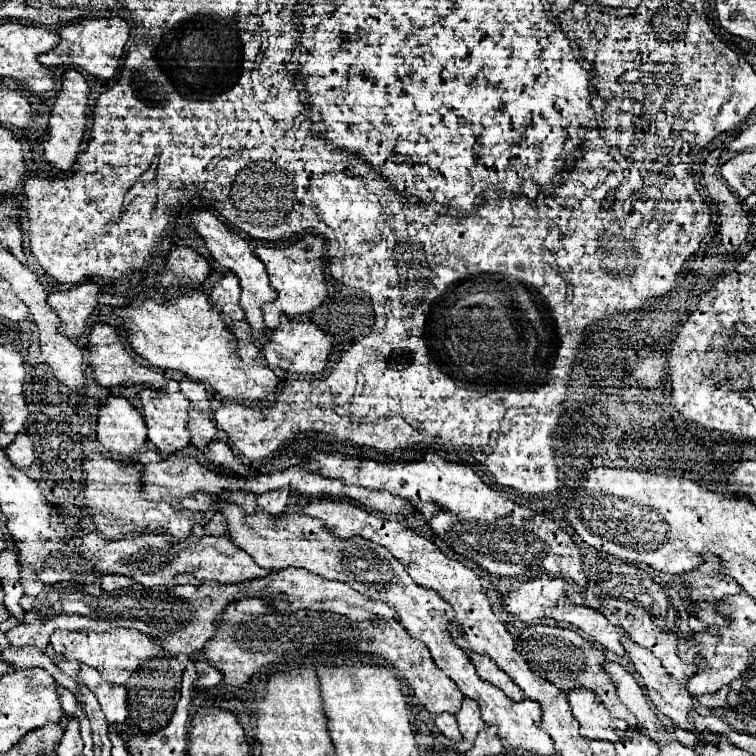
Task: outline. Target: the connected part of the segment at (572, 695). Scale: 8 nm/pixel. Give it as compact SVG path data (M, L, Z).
M579 688L567 694L571 712L581 726L581 736L587 740L617 742L621 734L629 734L631 728L625 720L611 718L609 712L597 704L595 694L587 688Z

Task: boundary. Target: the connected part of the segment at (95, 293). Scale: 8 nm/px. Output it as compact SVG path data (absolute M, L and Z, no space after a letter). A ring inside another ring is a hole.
M91 282L65 292L49 294L47 302L61 318L59 332L71 340L79 340L85 334L87 326L91 326L93 312L99 305L99 294L99 286Z

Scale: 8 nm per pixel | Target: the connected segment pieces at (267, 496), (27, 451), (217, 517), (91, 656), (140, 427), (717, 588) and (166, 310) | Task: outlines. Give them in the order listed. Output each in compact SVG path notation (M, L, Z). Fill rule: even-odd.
M273 490L257 496L257 510L273 514L273 518L277 518L277 514L283 514L287 510L287 504L289 504L289 490Z
M19 432L15 442L11 446L5 448L7 458L21 470L27 470L33 464L33 446L31 446L31 438L25 432Z
M213 514L213 518L203 526L203 534L217 534L219 538L229 538L229 530L225 530L225 518L221 518L221 514Z
M115 628L115 630L107 630L107 632L57 630L51 636L51 646L63 658L69 658L69 660L75 658L75 660L99 670L99 674L107 682L113 682L113 684L125 684L141 668L139 664L143 664L143 662L149 662L159 656L167 658L167 652L159 642L153 642L153 638L141 634L139 630L133 630L133 628Z
M111 396L99 410L97 440L113 456L131 458L147 442L147 426L129 400Z
M705 556L705 566L699 566L693 572L685 574L685 584L691 588L689 598L693 602L721 600L725 596L743 592L733 578L729 578L727 574L721 574L719 566L721 566L719 558Z
M189 290L189 292L181 294L181 298L177 298L175 302L145 300L141 306L129 306L129 308L119 310L119 316L123 318L121 326L129 334L129 342L133 346L133 350L139 356L143 356L145 360L149 360L151 366L179 370L195 382L207 382L223 398L233 398L233 400L269 400L269 398L273 398L279 378L273 374L273 370L267 364L245 362L245 360L237 358L237 354L235 354L237 340L227 330L221 314L211 306L209 298L203 292Z

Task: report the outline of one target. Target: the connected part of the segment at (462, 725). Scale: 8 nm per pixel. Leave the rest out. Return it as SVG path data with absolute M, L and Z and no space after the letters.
M463 698L463 704L457 710L455 720L457 720L459 730L461 730L461 736L465 740L475 740L477 732L485 728L485 722L481 720L481 714L479 714L479 706L471 698Z

